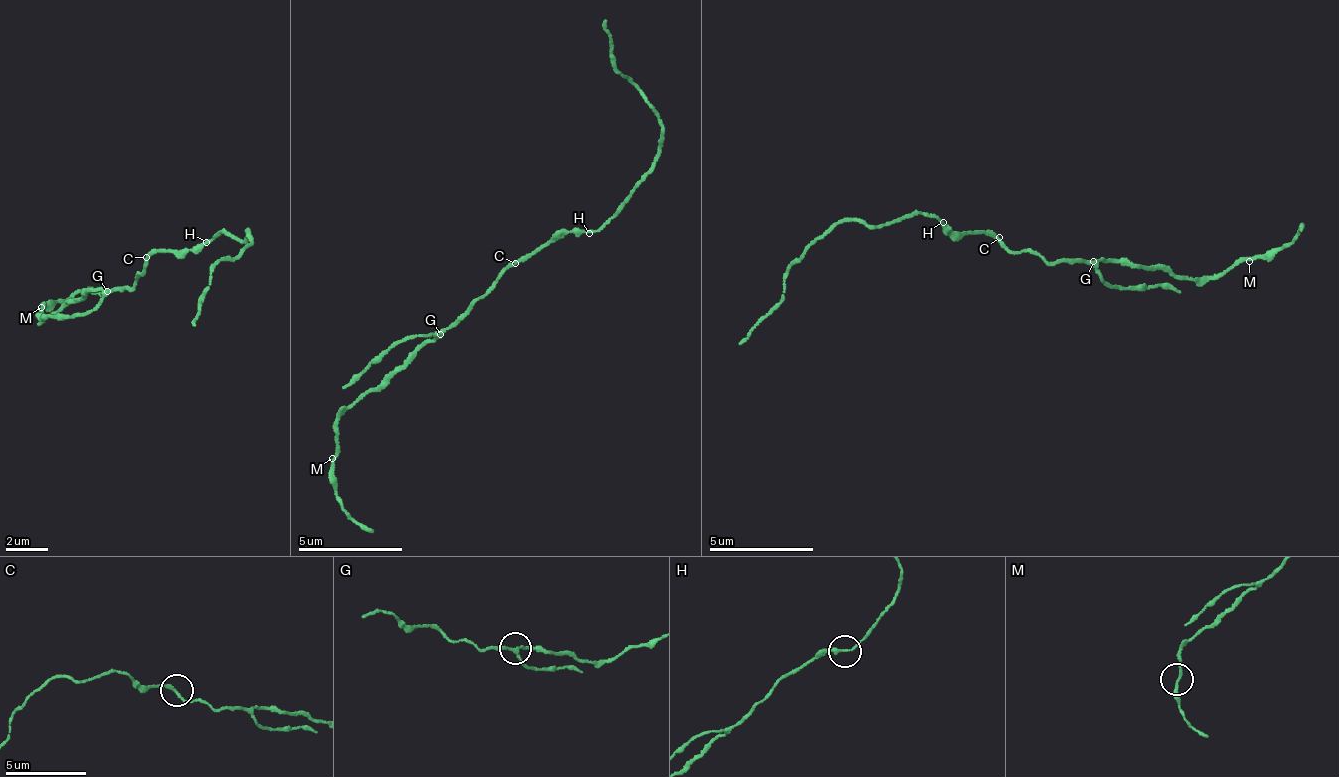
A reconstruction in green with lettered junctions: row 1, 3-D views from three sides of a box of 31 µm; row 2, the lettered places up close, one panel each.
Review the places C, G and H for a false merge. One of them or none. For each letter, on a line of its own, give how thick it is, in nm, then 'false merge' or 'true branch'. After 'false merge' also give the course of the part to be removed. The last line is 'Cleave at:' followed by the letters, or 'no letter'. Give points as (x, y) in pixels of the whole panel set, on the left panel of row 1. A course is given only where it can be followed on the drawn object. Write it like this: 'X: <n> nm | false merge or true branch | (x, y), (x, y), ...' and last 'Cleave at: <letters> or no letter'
C: 170 nm | true branch
G: 160 nm | false merge | (108, 289), (91, 291), (38, 311), (82, 290), (101, 296)
H: 190 nm | true branch
Cleave at: G

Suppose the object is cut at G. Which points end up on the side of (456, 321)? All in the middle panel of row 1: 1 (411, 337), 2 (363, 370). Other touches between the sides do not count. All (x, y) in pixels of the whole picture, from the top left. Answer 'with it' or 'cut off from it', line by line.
1: with it
2: with it

